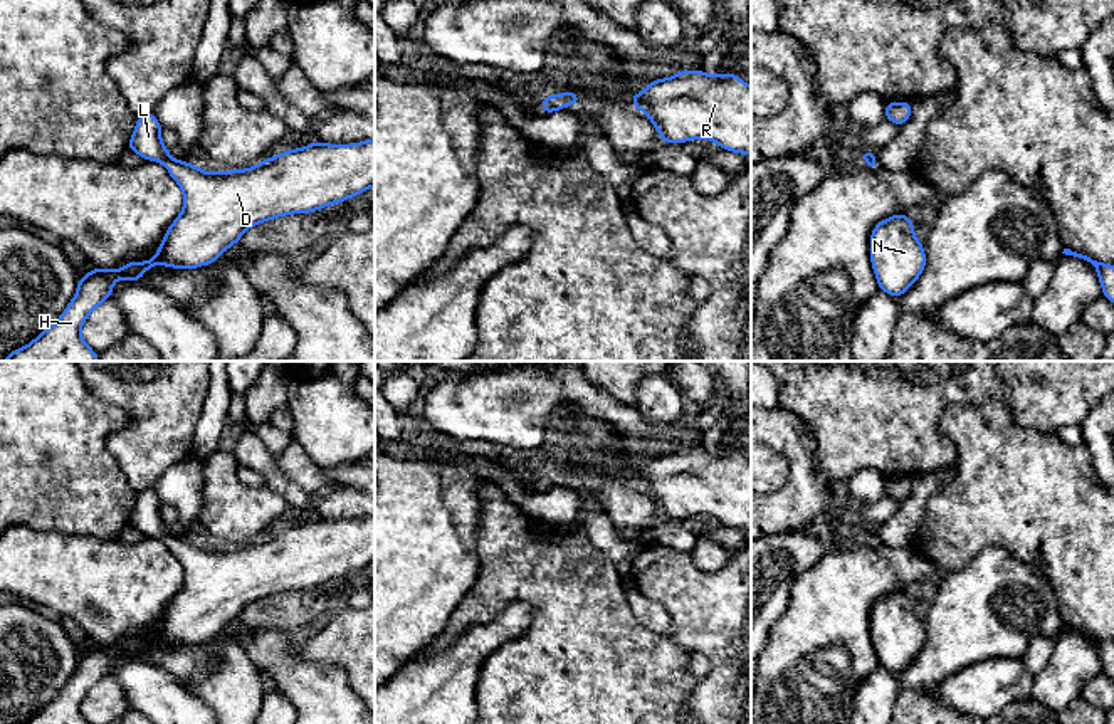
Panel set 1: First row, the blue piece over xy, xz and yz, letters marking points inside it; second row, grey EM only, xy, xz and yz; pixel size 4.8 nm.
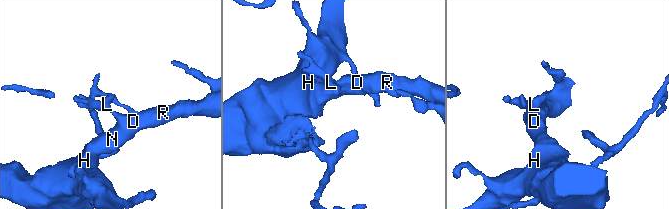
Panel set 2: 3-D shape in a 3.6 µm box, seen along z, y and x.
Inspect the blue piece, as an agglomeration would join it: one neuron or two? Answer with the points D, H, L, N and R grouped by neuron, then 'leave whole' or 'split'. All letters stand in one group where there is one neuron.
D H L N R | leave whole

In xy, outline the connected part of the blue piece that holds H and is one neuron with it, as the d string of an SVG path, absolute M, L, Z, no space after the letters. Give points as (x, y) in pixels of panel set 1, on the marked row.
M150 111L138 116L128 150L145 160L163 163L185 198L183 210L168 227L156 257L146 262L129 262L118 270L92 269L79 279L77 294L64 314L32 343L12 351L3 361L99 361L97 353L82 339L81 328L87 316L109 299L116 279L139 282L139 277L153 265L197 269L213 264L220 254L240 240L247 228L257 223L291 213L309 213L375 186L375 138L353 144L314 141L309 146L267 158L247 170L205 173L198 166L170 156L161 143L161 126Z

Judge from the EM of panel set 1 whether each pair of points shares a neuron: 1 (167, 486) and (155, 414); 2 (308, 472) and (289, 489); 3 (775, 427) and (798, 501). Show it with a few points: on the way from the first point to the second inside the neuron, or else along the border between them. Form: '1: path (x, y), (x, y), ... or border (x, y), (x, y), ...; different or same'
1: border (190, 454), (172, 464), (152, 486); different
2: border (273, 456), (278, 467), (313, 498); different
3: path (793, 445), (798, 451), (798, 482); same

